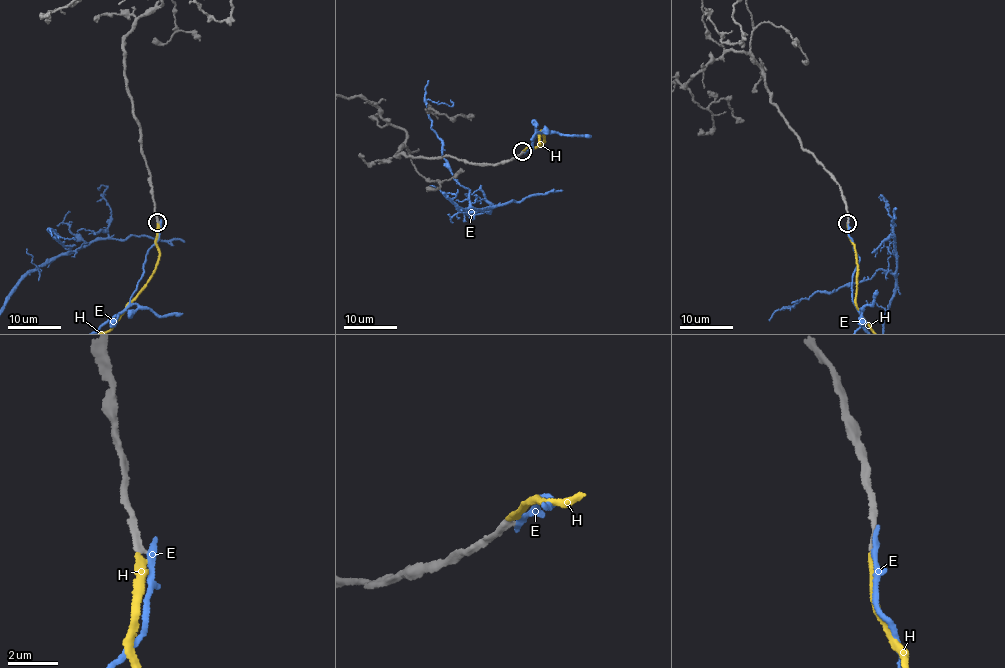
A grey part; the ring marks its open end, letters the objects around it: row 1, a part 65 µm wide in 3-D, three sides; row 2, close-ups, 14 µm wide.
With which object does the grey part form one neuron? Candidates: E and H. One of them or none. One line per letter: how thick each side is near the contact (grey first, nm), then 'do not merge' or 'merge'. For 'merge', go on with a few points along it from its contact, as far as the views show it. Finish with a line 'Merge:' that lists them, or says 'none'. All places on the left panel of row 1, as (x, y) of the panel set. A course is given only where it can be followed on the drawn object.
E: 260 nm thick on the grey side, 280 nm on the other; do not merge
H: 280 nm thick on the grey side, 260 nm on the other; merge
Merge: H

